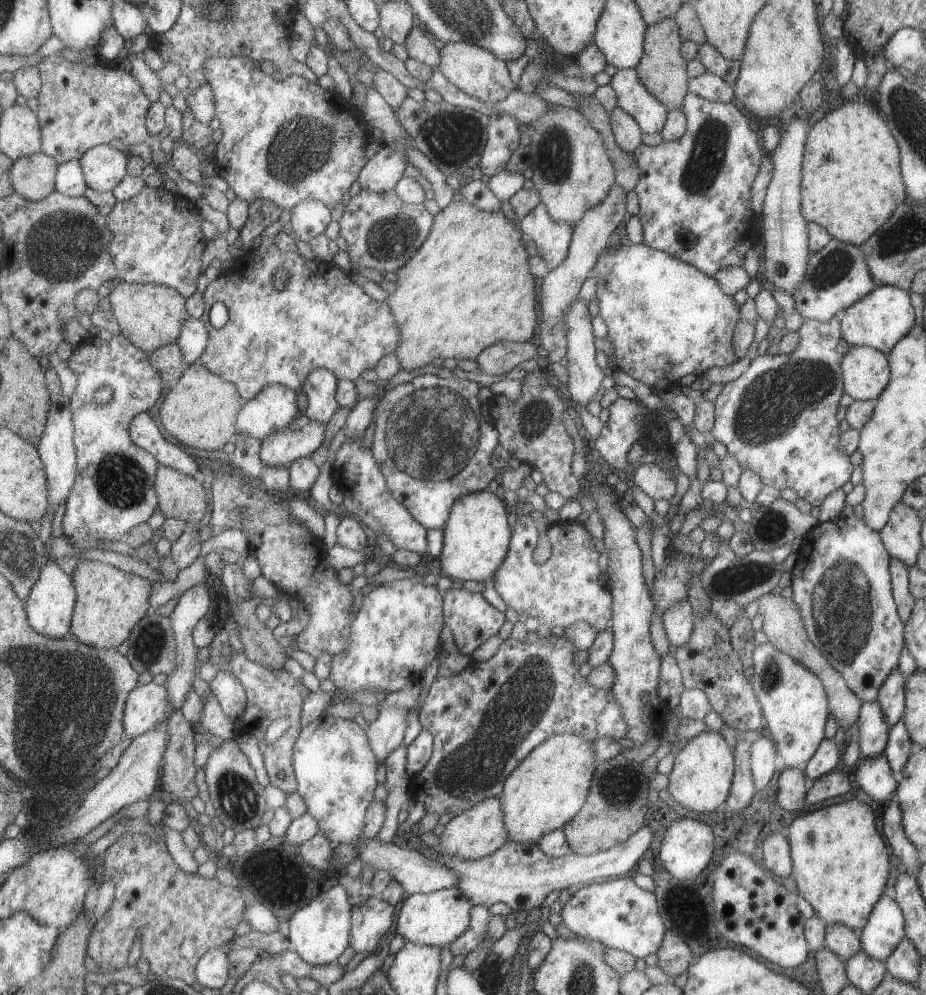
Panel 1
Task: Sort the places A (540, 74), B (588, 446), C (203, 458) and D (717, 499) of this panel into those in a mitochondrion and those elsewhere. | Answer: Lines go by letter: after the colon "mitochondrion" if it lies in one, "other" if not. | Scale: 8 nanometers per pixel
A: other
B: other
C: other
D: other

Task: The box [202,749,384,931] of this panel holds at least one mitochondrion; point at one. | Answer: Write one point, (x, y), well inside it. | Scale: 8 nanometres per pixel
(237, 794)

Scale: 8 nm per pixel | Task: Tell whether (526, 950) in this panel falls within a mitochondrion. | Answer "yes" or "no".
no

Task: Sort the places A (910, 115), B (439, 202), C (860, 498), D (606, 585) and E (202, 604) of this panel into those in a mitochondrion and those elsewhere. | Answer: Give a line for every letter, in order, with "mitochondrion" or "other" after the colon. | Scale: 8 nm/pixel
A: mitochondrion
B: other
C: other
D: other
E: other

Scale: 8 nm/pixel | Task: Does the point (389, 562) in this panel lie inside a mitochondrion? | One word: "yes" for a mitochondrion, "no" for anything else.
no

